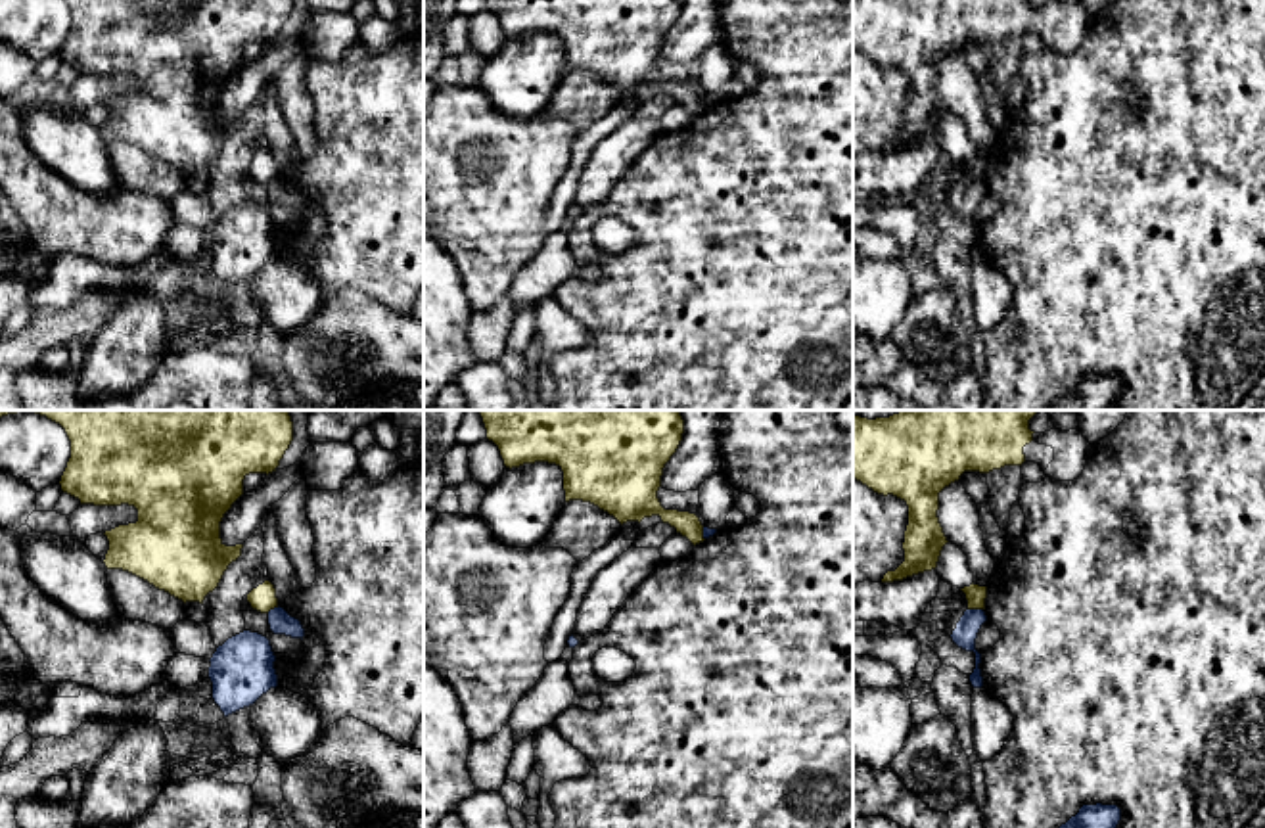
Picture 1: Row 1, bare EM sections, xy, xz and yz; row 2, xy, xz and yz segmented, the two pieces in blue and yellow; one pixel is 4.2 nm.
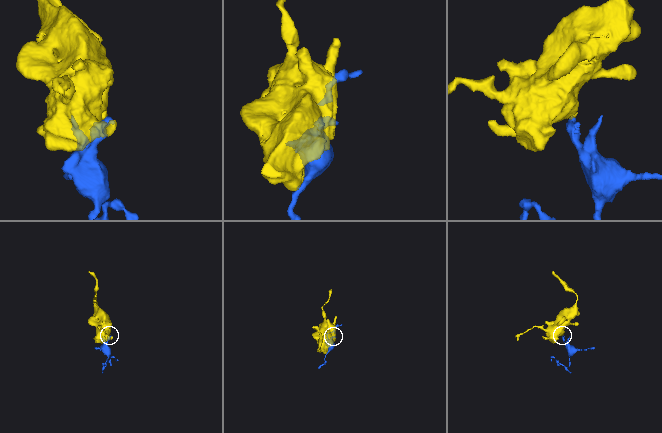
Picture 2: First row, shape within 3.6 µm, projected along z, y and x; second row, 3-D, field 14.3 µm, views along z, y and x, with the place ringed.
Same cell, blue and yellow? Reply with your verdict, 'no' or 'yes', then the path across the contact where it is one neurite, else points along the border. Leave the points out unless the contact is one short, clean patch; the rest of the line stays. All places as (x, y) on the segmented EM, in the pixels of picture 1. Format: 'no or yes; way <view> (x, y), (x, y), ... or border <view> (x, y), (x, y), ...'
no; border yz (968, 608), (982, 610)

